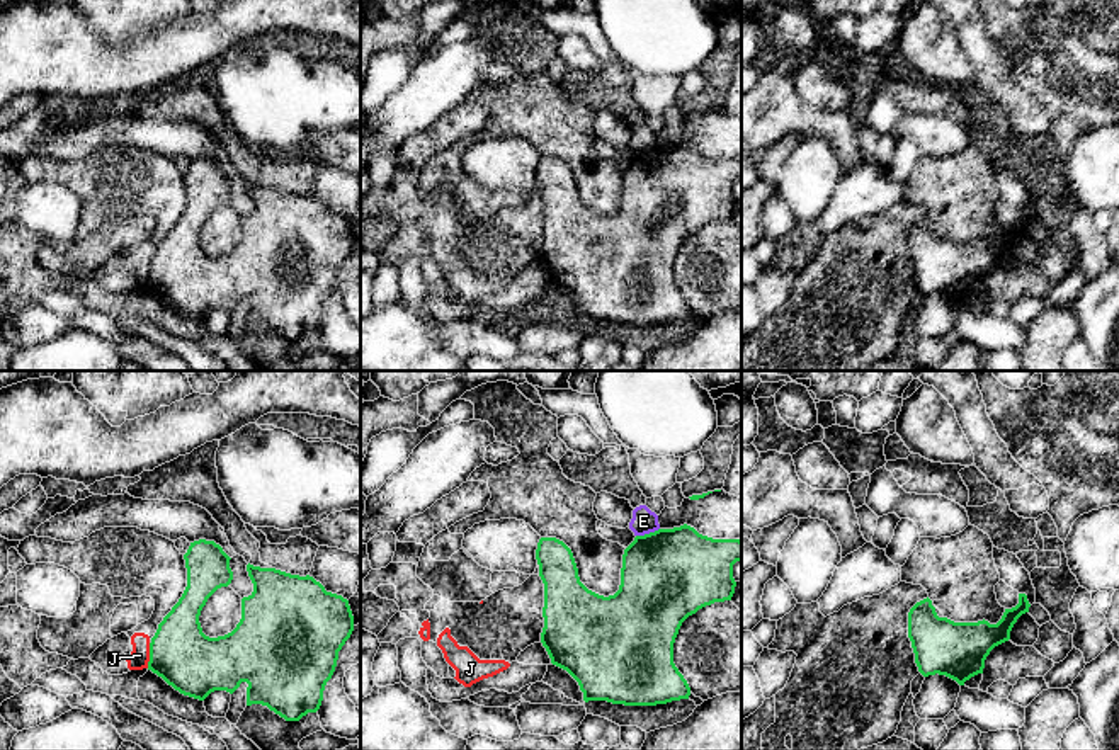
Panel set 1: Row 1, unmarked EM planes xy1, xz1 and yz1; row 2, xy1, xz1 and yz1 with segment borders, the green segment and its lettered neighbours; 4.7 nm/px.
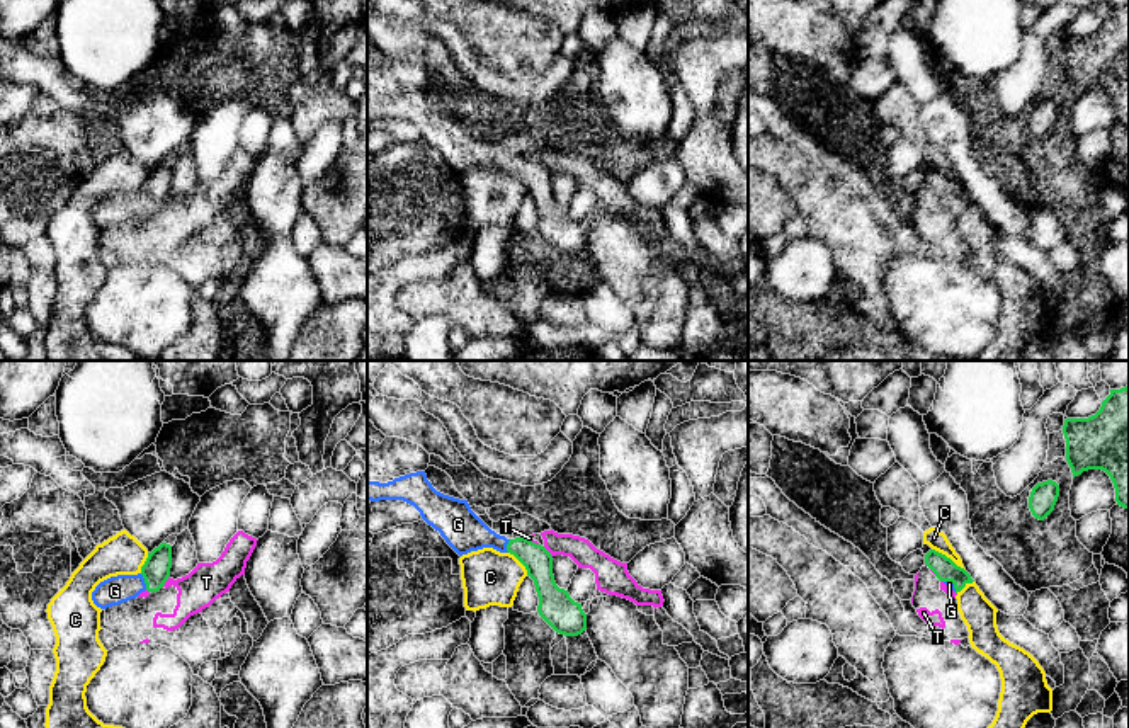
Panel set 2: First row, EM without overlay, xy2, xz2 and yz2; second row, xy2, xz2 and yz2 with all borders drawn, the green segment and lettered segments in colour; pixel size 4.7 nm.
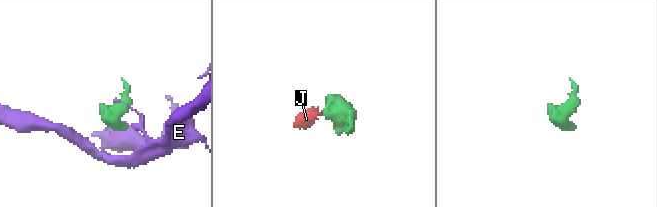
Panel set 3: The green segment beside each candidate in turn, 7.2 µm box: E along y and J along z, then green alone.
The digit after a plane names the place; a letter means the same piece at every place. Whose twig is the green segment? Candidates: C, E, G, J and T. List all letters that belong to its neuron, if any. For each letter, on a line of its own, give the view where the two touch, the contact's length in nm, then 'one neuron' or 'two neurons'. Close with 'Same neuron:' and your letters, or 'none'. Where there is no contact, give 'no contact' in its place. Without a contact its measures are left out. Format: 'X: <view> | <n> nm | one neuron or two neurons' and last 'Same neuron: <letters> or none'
C: yz2 | 190 nm | two neurons
E: xz1 | 120 nm | two neurons
G: xy2 | 90 nm | one neuron
J: xy1 | 120 nm | two neurons
T: xy2 | 70 nm | two neurons
Same neuron: G

